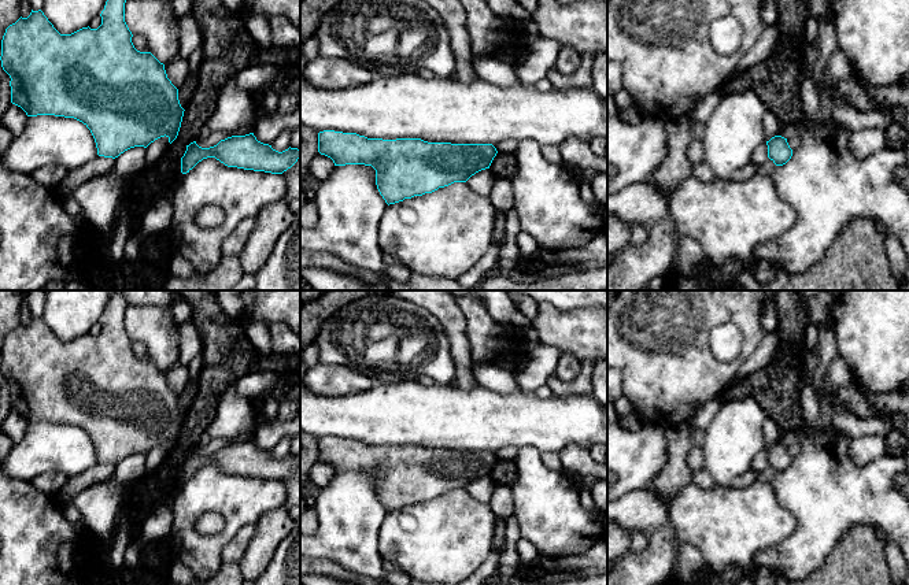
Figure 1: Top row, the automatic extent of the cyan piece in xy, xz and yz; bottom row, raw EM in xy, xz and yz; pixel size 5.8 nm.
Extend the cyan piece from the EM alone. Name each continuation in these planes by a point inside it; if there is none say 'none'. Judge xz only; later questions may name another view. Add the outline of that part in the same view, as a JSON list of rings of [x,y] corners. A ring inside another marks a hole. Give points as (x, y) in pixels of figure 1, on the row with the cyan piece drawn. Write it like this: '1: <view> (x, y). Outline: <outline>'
none

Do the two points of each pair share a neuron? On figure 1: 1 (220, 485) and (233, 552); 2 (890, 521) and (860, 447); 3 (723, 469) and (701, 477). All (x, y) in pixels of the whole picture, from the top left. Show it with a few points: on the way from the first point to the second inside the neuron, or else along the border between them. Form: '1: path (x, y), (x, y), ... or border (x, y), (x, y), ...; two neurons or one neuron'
1: border (255, 524), (236, 533), (222, 552), (222, 562); two neurons
2: border (849, 444), (852, 459), (858, 466), (886, 452); two neurons
3: border (705, 467), (717, 485); two neurons

